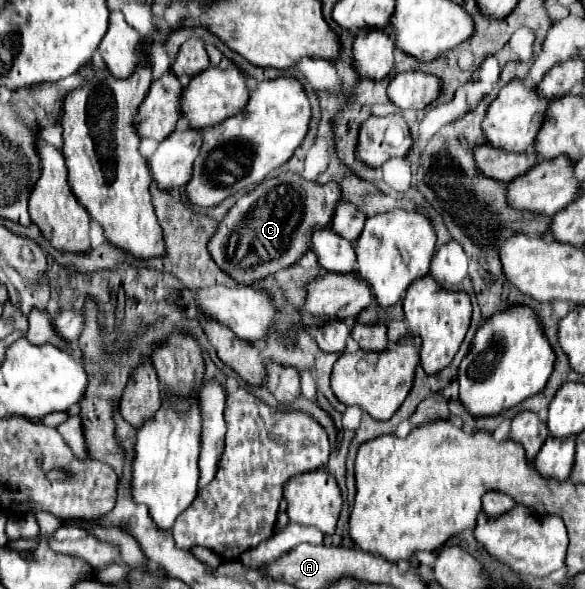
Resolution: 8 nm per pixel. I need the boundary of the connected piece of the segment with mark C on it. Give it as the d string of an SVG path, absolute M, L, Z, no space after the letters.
M280 173L266 179L242 195L230 213L222 219L208 251L216 265L238 283L252 285L280 269L296 263L312 245L312 233L332 223L334 209L340 201L340 185L306 181L296 173Z

